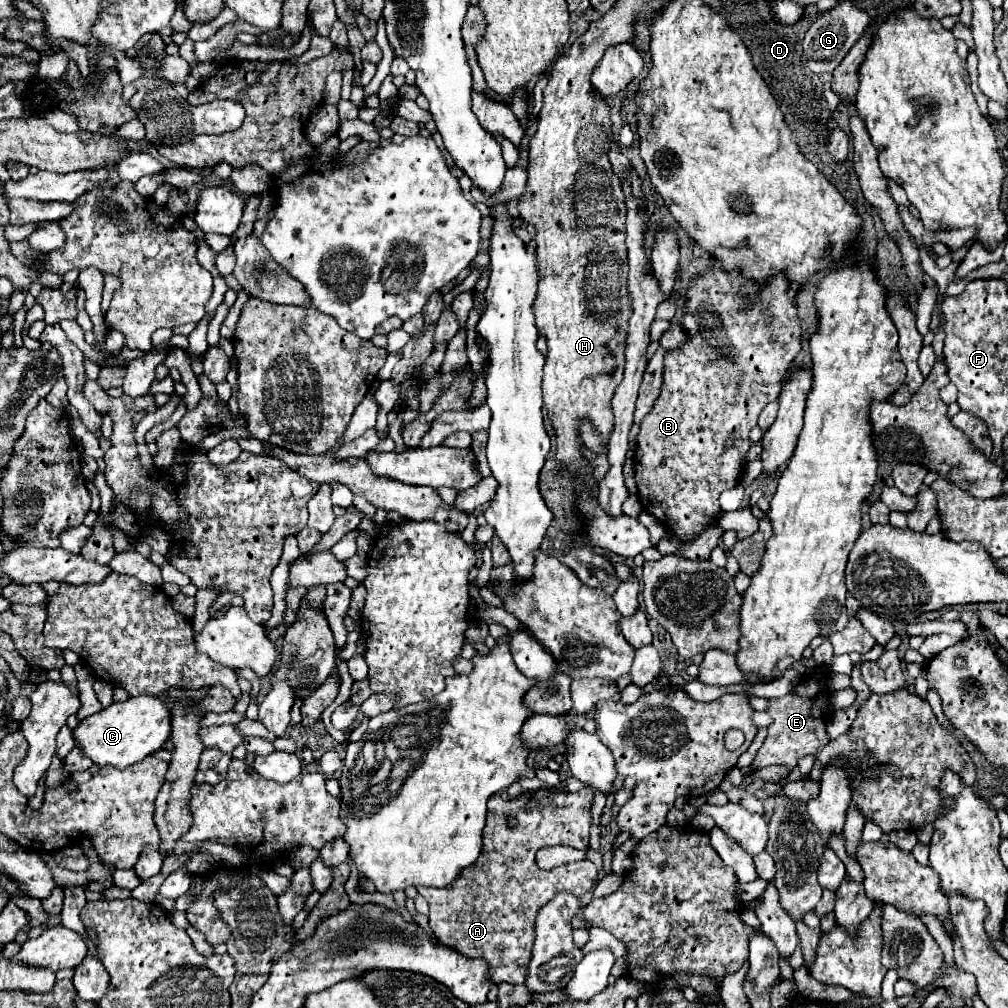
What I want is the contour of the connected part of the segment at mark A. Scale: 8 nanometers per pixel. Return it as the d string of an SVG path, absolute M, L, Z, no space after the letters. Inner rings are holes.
M585 788L575 794L559 792L559 790L535 790L535 792L523 792L517 796L517 800L503 800L499 794L489 798L489 806L503 806L501 812L487 814L487 824L483 830L483 852L477 858L475 864L465 868L461 876L449 884L449 888L419 888L419 892L429 902L429 926L433 934L439 938L439 942L455 948L463 956L469 958L485 958L493 968L501 970L501 982L509 984L523 984L527 976L527 966L531 960L531 948L533 948L533 932L535 932L535 916L541 906L545 906L557 892L573 892L577 896L583 896L587 890L591 890L597 880L599 872L595 870L593 862L573 862L559 868L553 868L551 872L543 872L535 866L535 852L545 846L571 846L579 850L589 848L589 828L591 828L591 810L593 804L593 790ZM507 816L517 818L517 828L507 826Z

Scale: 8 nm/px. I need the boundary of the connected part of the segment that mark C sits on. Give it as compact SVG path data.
M137 696L125 702L113 702L109 708L89 716L79 722L75 732L75 744L87 754L95 764L113 764L117 768L127 768L145 756L157 752L169 738L171 714L161 698Z

